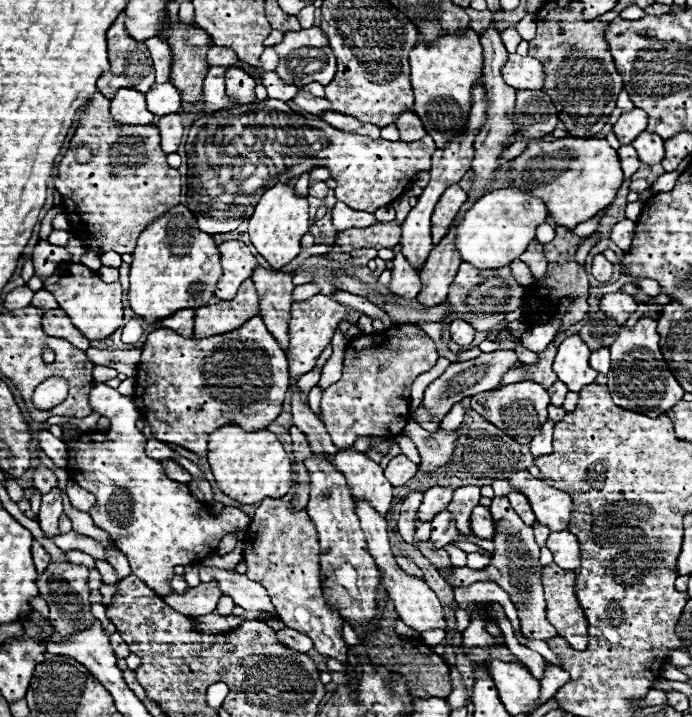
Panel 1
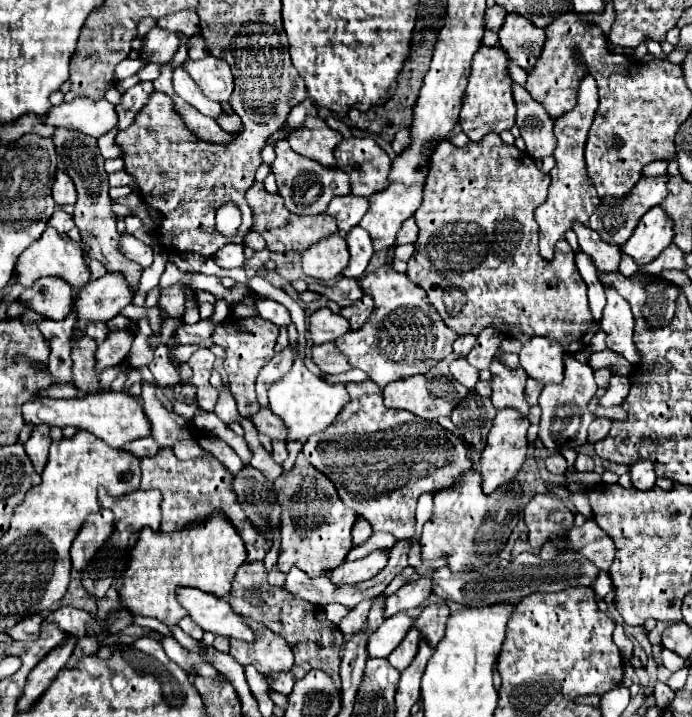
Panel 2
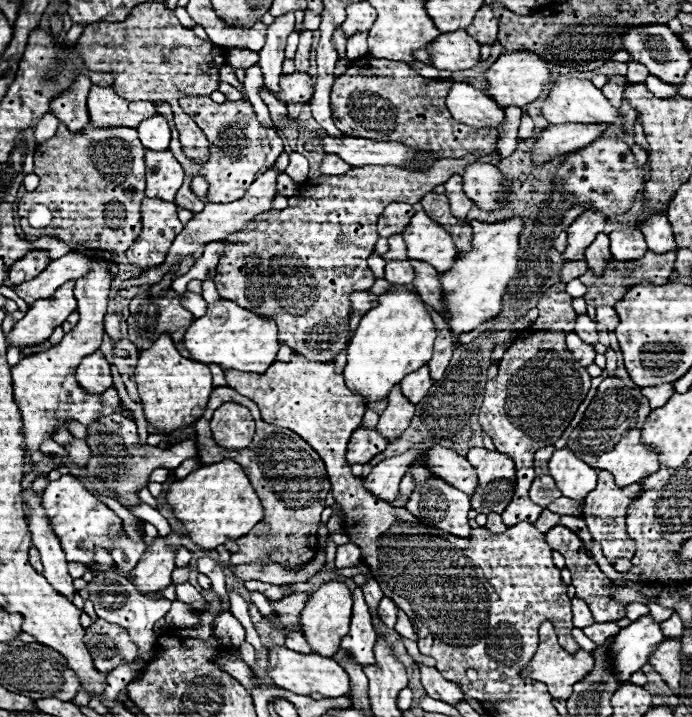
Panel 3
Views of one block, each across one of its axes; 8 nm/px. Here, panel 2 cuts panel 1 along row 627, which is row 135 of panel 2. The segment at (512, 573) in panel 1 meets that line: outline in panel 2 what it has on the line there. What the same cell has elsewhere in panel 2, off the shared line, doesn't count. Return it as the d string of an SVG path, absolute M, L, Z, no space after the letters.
M514 84L514 102L516 102L516 126L520 128L520 136L526 142L526 150L532 158L550 156L554 150L554 134L552 134L552 118L544 110L540 102L536 102L522 86Z

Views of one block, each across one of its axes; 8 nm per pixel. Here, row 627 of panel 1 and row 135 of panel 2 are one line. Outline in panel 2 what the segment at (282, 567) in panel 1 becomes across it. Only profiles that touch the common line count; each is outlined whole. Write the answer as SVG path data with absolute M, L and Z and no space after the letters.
M308 116L302 126L292 130L286 138L290 148L306 158L312 158L324 166L334 166L334 148L342 142L342 134L328 128L322 118Z

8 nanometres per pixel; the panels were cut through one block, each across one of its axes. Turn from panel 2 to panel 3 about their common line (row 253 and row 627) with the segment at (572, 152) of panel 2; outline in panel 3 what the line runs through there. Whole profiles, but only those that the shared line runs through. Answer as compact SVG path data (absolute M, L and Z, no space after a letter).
M542 622L540 626L540 644L538 644L538 650L534 654L534 658L530 660L530 666L526 668L526 672L534 678L534 680L540 680L548 686L548 692L554 696L554 698L568 698L572 694L572 686L576 684L576 680L582 680L586 676L586 672L592 670L592 654L586 652L586 650L578 650L576 654L570 654L566 652L558 640L556 640L556 634L552 630L552 622Z

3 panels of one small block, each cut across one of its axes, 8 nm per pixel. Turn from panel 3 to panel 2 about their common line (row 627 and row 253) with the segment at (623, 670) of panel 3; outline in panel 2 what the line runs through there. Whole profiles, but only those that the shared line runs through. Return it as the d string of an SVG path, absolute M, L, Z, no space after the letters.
M654 206L648 210L640 218L632 238L622 246L638 264L652 262L674 238L674 220L660 208L662 206Z

